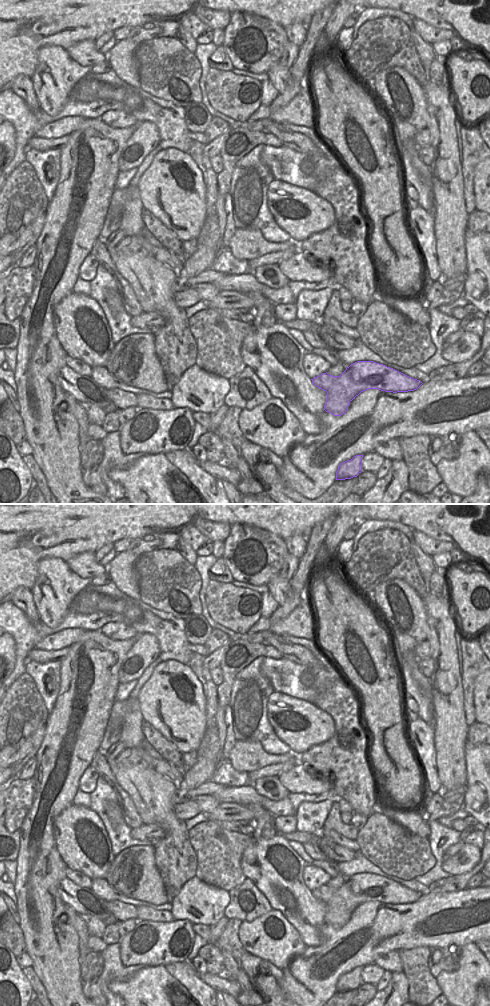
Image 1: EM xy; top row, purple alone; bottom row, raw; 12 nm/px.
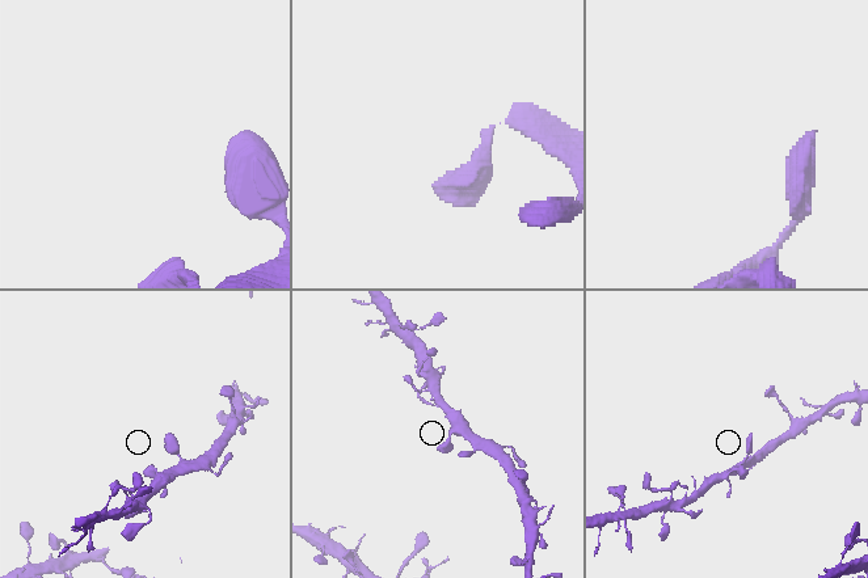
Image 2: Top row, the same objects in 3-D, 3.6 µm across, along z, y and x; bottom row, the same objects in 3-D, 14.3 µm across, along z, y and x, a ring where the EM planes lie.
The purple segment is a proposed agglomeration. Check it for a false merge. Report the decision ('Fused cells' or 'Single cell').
Single cell.

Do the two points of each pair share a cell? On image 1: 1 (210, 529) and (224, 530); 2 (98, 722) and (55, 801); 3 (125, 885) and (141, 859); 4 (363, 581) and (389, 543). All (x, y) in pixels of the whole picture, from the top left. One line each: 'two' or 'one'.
1: one
2: one
3: one
4: one

